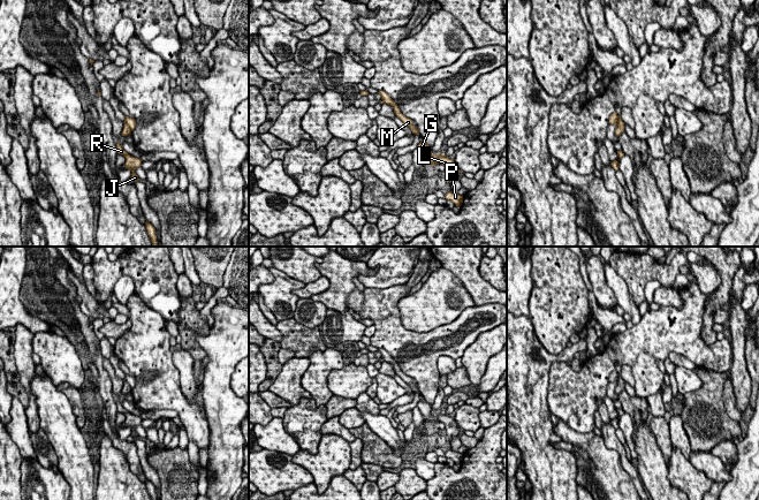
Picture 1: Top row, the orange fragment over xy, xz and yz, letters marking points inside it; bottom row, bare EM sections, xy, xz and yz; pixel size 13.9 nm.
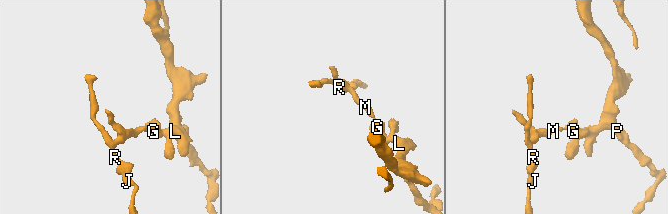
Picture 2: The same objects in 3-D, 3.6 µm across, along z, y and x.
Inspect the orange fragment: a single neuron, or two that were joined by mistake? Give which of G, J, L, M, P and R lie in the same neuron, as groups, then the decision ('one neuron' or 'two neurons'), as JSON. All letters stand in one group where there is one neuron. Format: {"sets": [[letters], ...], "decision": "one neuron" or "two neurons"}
{"sets": [["G", "J", "L", "M", "P", "R"]], "decision": "one neuron"}

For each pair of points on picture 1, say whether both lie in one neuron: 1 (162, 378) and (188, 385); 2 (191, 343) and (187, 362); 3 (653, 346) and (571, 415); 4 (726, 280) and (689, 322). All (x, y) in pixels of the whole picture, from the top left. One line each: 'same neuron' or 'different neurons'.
1: different neurons
2: different neurons
3: same neuron
4: different neurons

